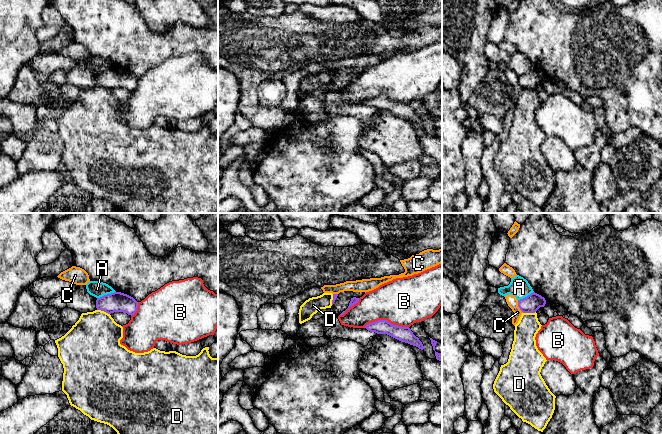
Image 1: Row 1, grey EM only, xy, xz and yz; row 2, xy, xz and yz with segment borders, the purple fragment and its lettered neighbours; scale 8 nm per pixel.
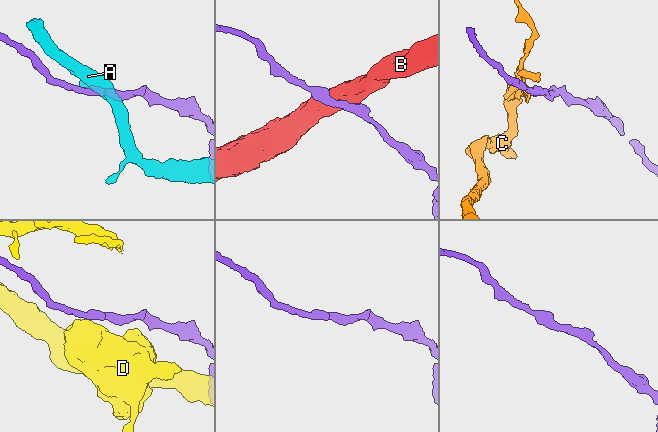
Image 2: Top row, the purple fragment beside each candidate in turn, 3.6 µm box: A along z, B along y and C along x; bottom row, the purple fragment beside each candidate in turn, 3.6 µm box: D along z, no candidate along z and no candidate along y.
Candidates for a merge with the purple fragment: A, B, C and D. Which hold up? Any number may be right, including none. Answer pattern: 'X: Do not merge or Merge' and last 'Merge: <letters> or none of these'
A: Do not merge
B: Do not merge
C: Do not merge
D: Do not merge
Merge: none of these

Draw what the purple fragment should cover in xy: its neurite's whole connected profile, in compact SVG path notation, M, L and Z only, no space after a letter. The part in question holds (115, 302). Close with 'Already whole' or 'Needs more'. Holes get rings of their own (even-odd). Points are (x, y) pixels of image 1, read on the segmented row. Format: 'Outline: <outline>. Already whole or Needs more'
Outline: M114 292L97 298L96 308L108 314L123 312L132 316L137 311L138 302L127 294Z. Already whole

